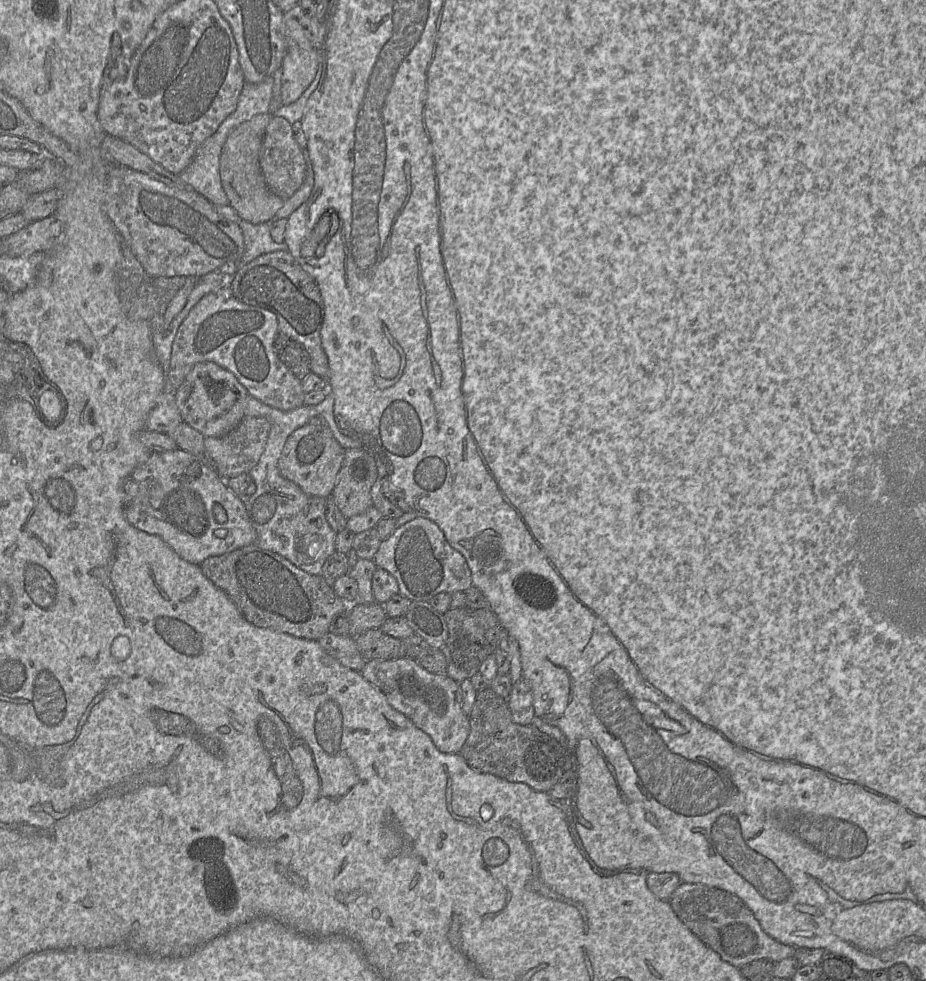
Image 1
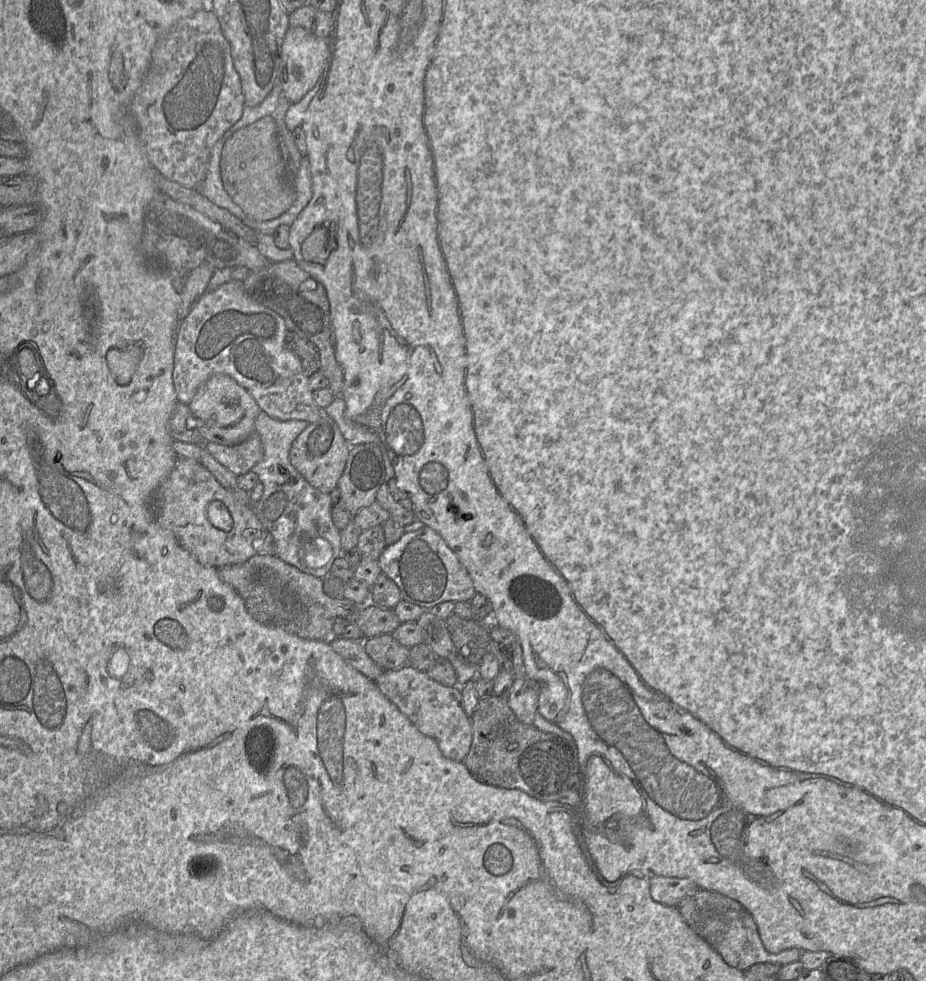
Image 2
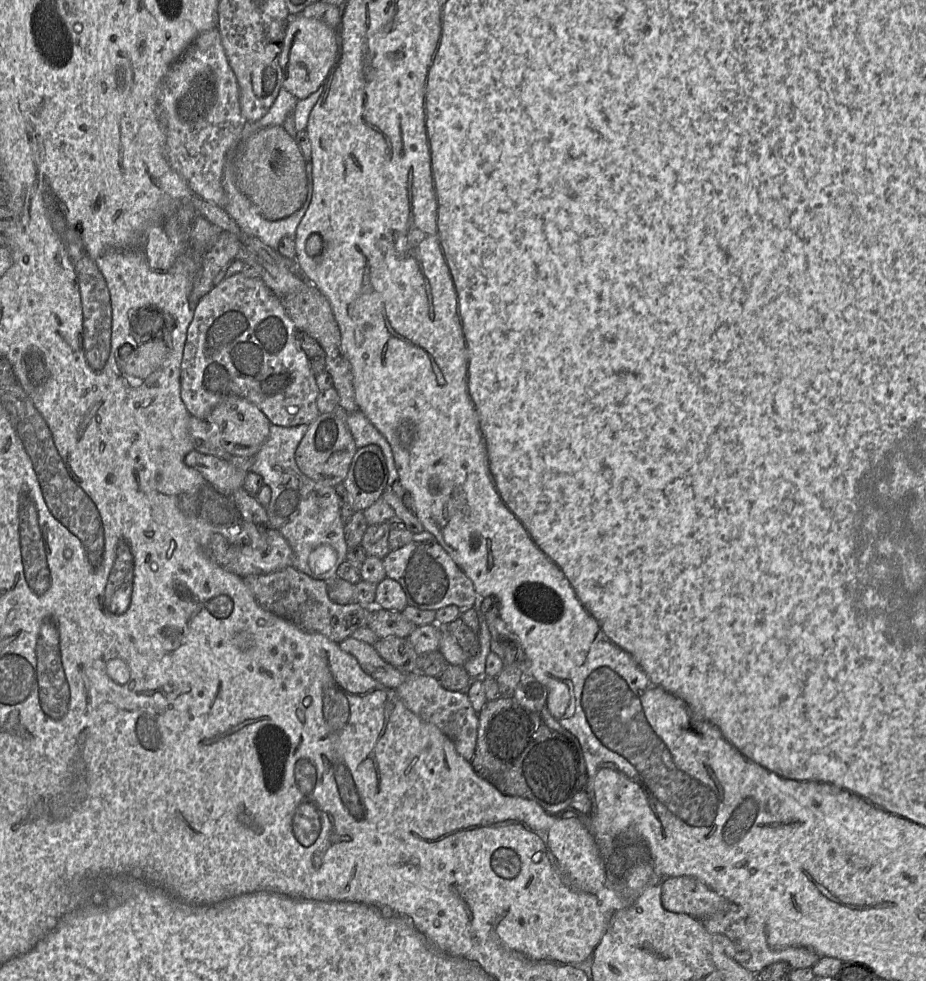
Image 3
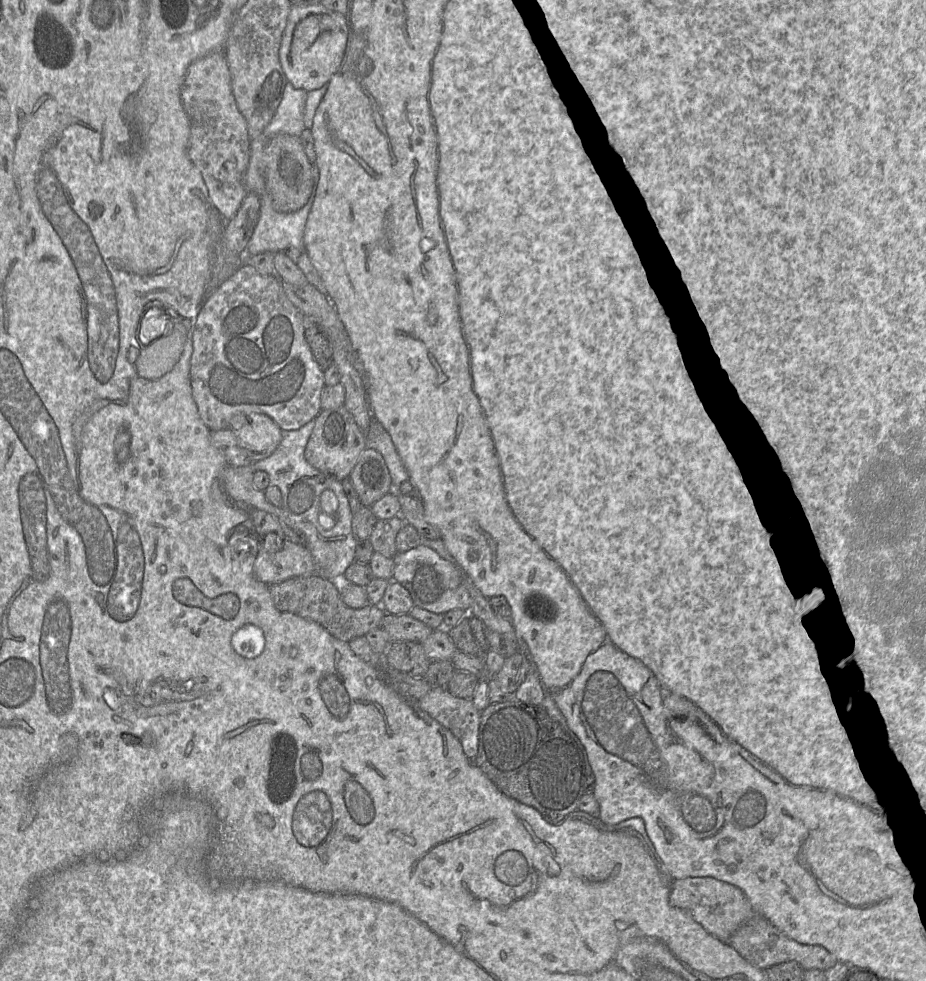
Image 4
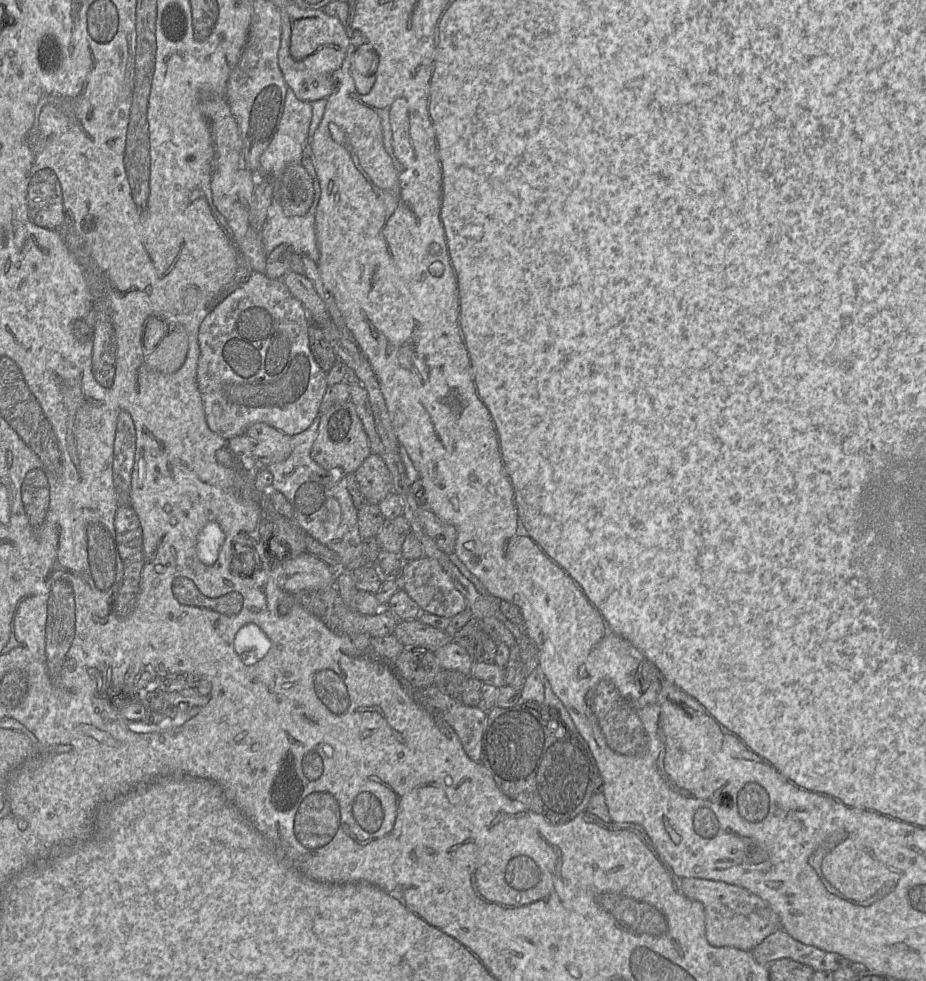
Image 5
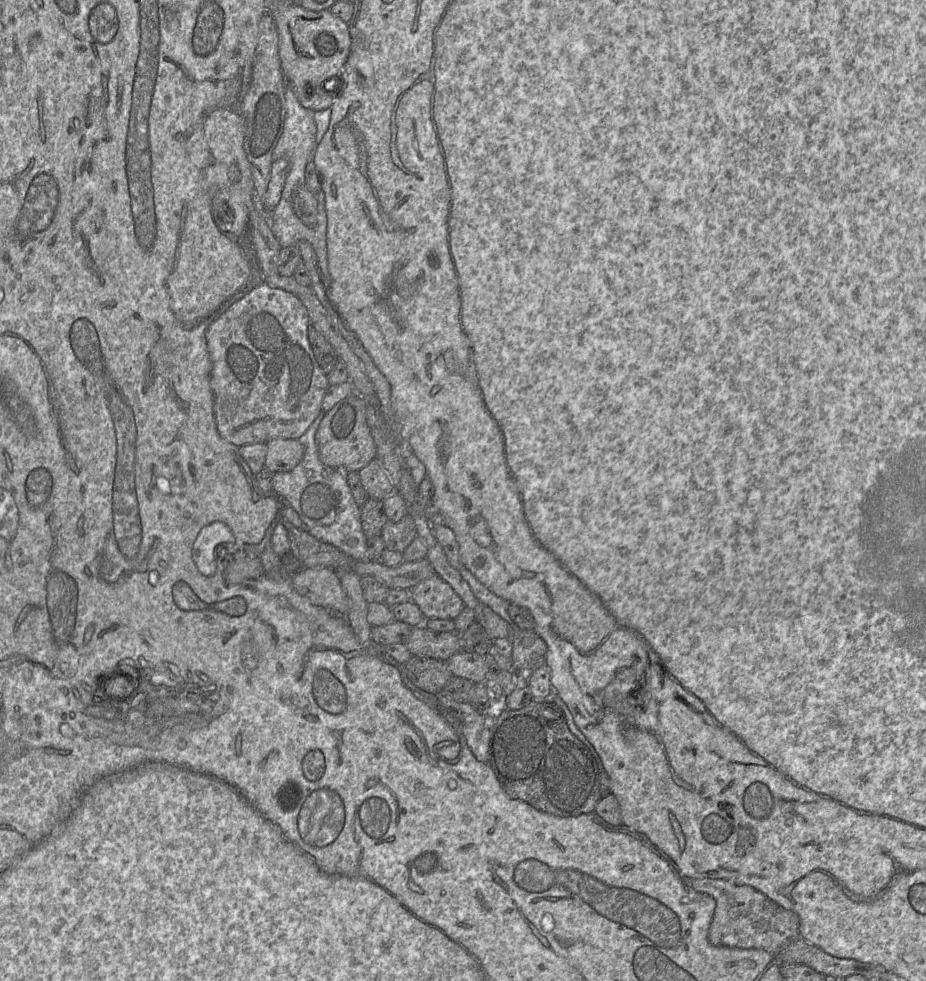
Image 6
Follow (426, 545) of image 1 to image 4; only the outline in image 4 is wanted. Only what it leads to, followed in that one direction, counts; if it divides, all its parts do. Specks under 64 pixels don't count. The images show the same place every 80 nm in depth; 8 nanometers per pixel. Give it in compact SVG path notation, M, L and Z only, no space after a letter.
M419 545L393 556L392 580L401 584L410 594L416 607L429 612L442 614L453 609L469 612L471 597L464 583L464 573L454 562L439 556L431 548Z

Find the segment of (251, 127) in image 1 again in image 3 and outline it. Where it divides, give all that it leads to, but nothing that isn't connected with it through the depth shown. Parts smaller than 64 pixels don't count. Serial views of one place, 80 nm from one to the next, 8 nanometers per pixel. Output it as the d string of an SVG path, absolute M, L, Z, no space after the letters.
M270 126L248 138L233 153L236 185L269 221L286 218L299 210L307 196L306 161L282 126Z

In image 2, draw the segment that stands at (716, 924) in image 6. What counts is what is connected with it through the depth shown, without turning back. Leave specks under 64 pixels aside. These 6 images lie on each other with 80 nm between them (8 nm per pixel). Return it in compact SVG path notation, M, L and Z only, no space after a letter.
M652 876L650 880L650 893L652 898L666 906L678 907L688 896L698 889L689 878Z

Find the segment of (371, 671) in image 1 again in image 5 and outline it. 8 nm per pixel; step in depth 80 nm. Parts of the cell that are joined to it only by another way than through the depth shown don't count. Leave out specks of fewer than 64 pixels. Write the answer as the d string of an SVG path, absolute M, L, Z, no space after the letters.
M460 702L442 712L445 721L458 736L466 755L475 762L481 760L487 712L479 707L470 707Z

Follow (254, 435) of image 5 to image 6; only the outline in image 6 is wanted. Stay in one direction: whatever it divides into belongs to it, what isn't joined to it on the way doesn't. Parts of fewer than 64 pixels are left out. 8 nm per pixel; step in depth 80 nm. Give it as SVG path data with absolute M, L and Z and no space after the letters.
M272 439L266 443L265 468L271 473L288 472L303 459L304 447L298 439Z

